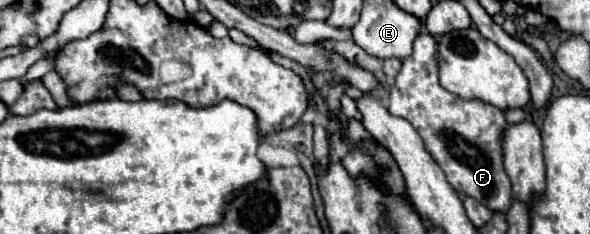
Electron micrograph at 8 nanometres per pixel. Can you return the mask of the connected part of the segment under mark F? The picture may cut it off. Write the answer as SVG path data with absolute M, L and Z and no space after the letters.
M419 34L413 42L413 54L403 58L403 66L389 92L389 112L401 116L413 124L425 142L425 148L433 160L443 168L449 184L463 196L471 196L485 204L493 212L507 212L511 206L511 182L503 168L501 158L501 130L507 126L503 112L483 100L463 100L457 94L441 88L437 78L437 42L431 34Z

